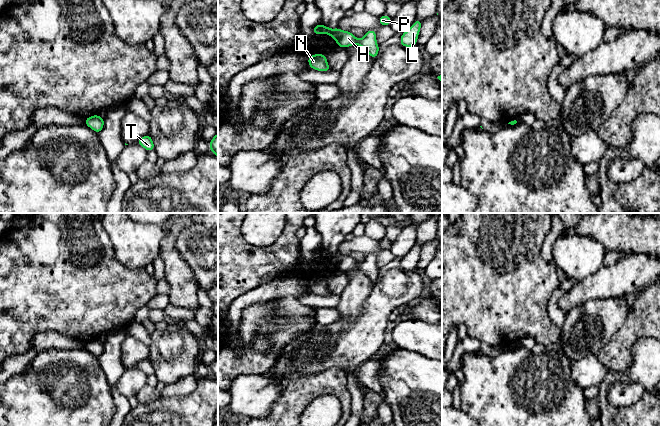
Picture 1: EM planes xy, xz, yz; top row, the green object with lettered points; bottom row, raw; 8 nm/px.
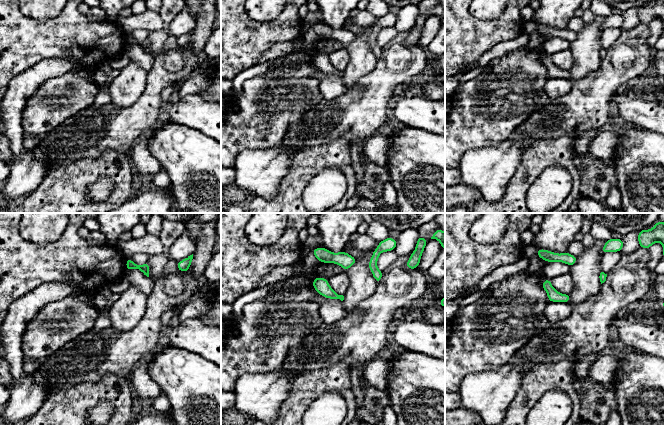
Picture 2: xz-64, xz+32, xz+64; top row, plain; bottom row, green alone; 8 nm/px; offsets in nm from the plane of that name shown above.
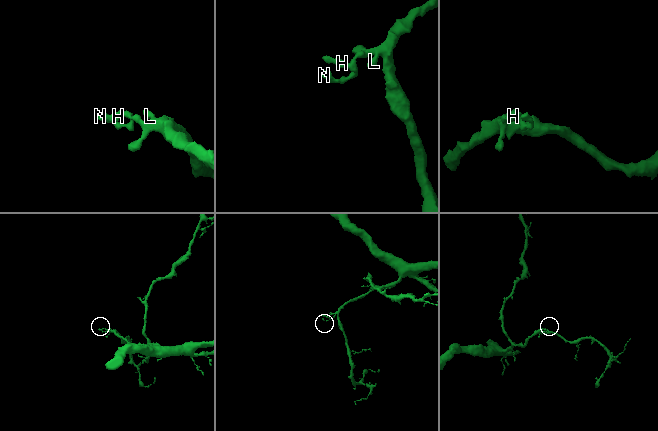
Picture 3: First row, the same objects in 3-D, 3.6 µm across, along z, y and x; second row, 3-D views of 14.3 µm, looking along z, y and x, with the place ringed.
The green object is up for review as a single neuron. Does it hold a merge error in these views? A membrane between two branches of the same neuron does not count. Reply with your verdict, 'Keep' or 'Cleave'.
Keep

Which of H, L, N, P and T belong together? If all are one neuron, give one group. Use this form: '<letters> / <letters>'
H L N P T

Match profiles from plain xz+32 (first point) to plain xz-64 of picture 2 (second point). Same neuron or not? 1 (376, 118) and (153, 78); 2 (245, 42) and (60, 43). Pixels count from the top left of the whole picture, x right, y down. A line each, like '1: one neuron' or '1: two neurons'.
1: one neuron
2: one neuron

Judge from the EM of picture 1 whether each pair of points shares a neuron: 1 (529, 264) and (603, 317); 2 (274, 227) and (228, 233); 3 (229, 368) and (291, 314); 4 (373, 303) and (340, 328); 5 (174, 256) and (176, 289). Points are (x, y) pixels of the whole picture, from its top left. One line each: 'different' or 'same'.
1: different
2: different
3: same
4: same
5: same

